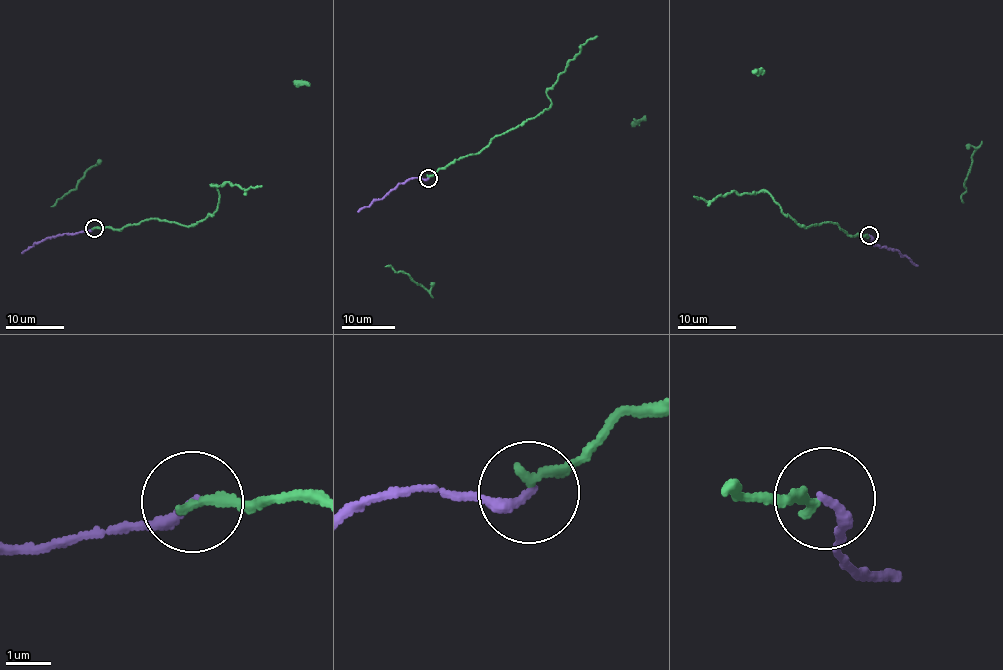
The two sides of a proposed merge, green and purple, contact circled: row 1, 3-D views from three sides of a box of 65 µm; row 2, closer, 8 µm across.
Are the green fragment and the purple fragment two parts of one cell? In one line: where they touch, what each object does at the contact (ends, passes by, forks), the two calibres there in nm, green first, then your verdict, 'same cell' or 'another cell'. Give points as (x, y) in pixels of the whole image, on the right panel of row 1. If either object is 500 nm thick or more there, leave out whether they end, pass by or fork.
place (869, 235); green ends; purple ends; calibres 240 and 240 nm; same cell

